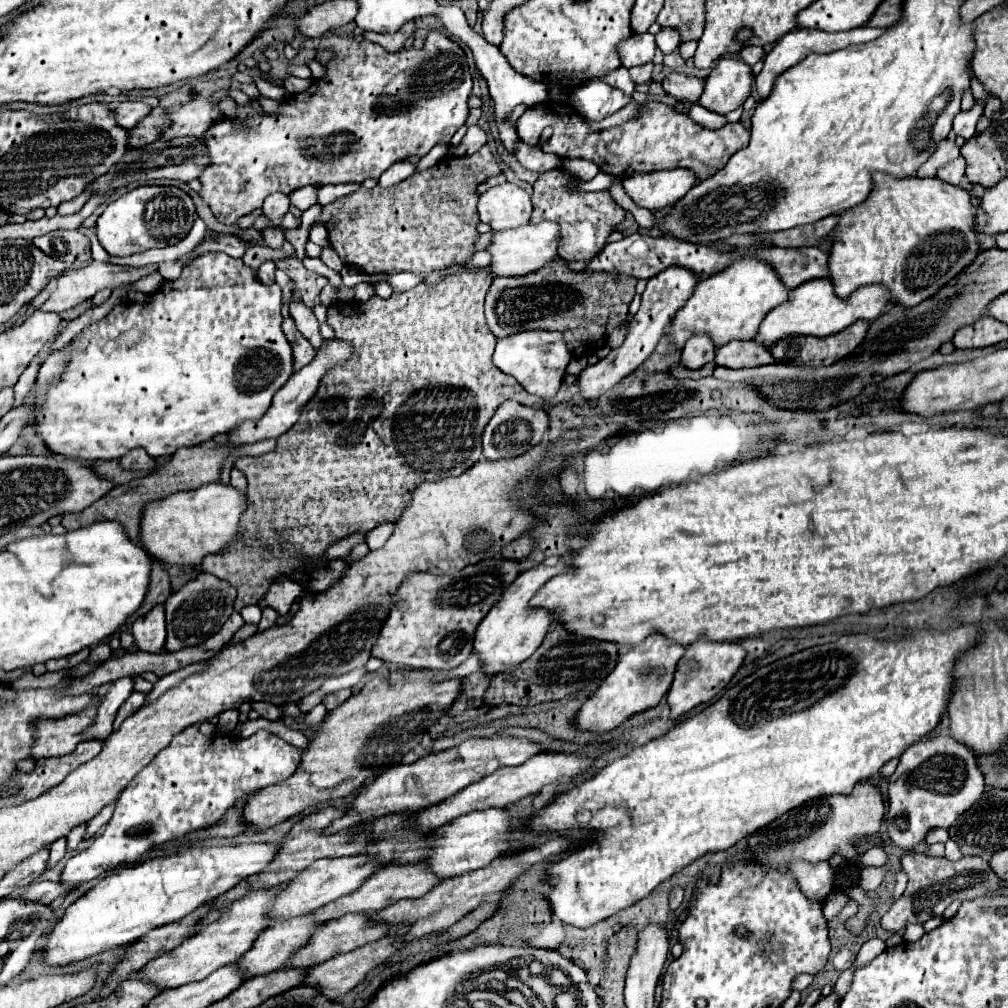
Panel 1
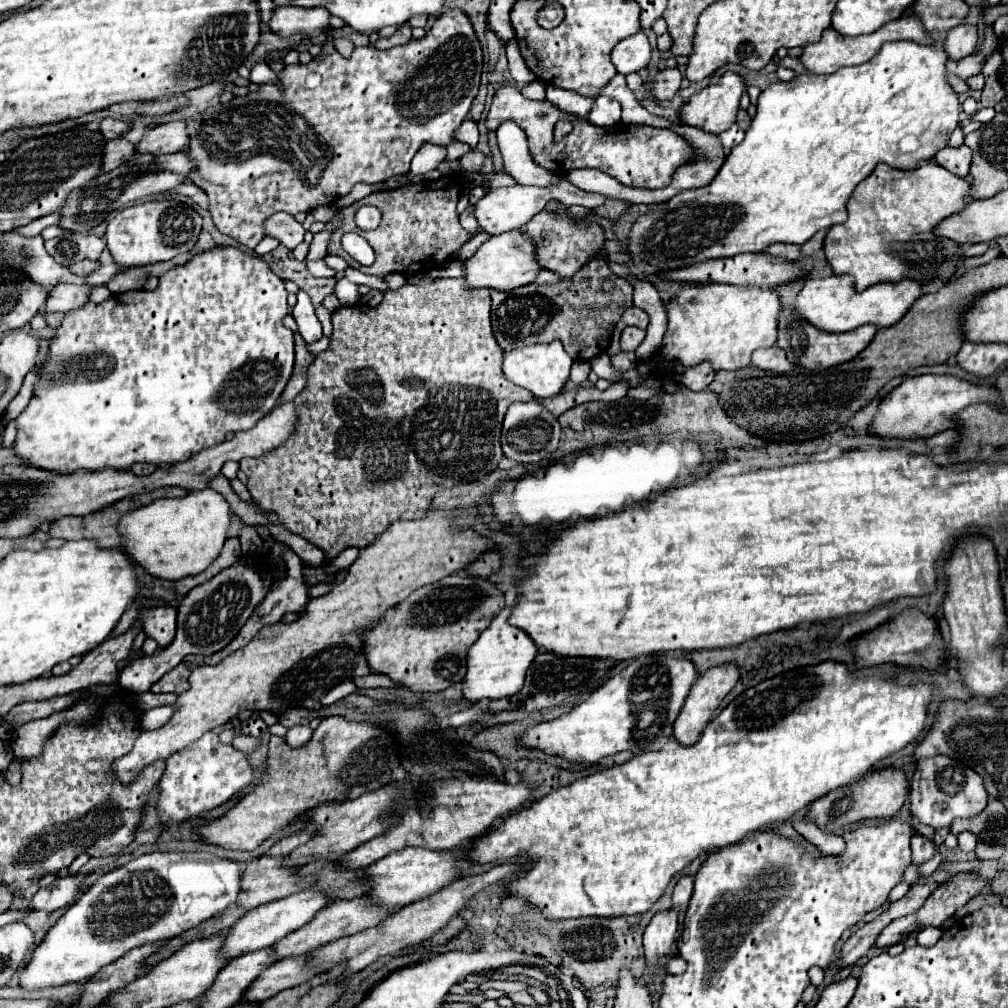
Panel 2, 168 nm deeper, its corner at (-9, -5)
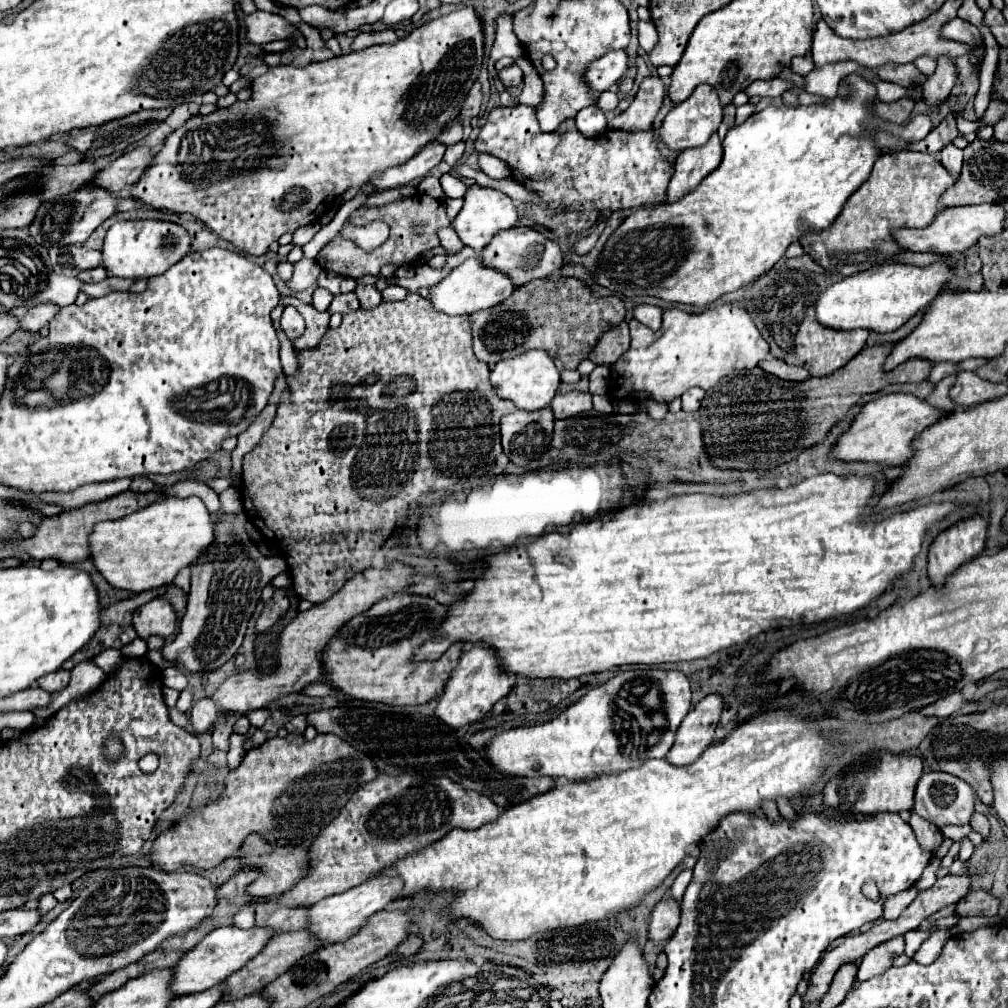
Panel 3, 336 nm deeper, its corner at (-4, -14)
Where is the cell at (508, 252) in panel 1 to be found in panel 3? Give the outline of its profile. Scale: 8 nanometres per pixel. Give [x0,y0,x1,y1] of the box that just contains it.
[430,256,514,316]

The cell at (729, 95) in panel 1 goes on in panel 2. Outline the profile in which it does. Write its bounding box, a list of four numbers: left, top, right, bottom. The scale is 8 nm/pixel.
[679,73,745,135]

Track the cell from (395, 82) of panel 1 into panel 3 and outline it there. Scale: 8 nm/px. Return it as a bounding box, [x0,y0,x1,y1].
[132,6,484,256]

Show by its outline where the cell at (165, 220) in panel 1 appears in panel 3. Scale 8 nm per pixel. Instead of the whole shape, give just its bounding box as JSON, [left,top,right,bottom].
[102,220,190,278]

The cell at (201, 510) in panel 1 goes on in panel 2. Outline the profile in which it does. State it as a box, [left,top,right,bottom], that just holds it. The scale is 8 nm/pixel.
[119,489,229,581]

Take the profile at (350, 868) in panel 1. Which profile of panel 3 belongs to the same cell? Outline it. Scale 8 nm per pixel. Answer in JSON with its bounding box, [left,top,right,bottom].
[174,926,276,994]

